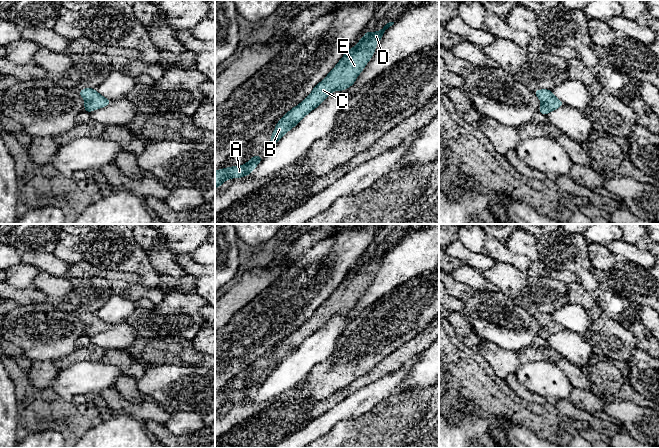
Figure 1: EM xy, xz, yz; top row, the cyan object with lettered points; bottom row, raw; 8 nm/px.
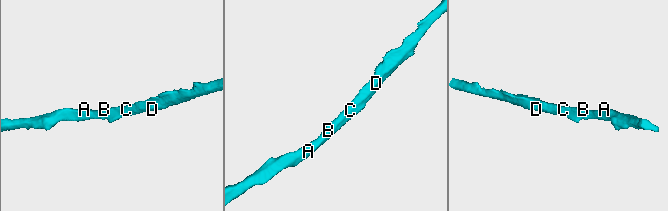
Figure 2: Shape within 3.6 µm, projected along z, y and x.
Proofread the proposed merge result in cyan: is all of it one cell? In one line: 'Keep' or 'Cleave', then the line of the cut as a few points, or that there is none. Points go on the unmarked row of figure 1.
Keep. No split

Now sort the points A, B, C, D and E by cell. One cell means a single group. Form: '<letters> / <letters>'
A B C D E

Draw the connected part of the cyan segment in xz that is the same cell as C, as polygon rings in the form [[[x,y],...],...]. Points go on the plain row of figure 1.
[[[394,246],[387,247],[378,256],[364,256],[366,260],[345,277],[331,296],[314,311],[311,318],[278,345],[270,364],[270,372],[310,335],[319,330],[333,315],[343,315],[354,308],[357,300],[372,282],[376,268],[380,265],[385,255],[393,248]]]

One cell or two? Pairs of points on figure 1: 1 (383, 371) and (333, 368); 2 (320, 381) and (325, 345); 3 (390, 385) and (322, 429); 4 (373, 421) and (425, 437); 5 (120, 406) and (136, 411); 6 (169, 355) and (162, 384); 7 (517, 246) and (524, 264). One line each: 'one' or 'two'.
1: two
2: two
3: one
4: two
5: one
6: two
7: two

